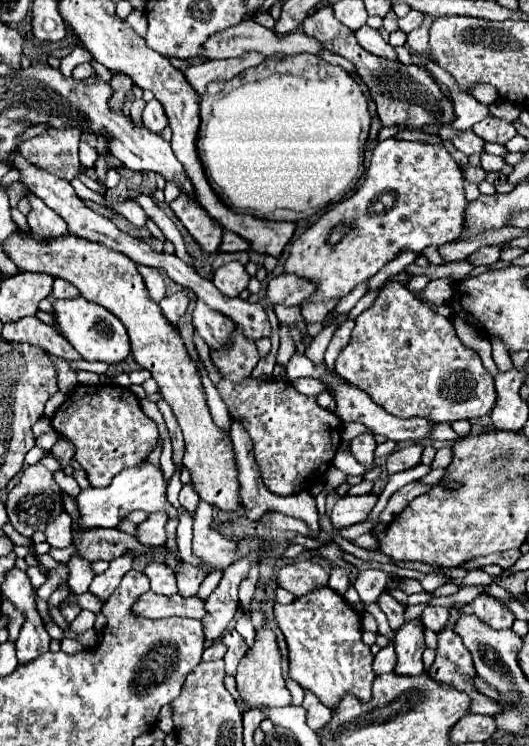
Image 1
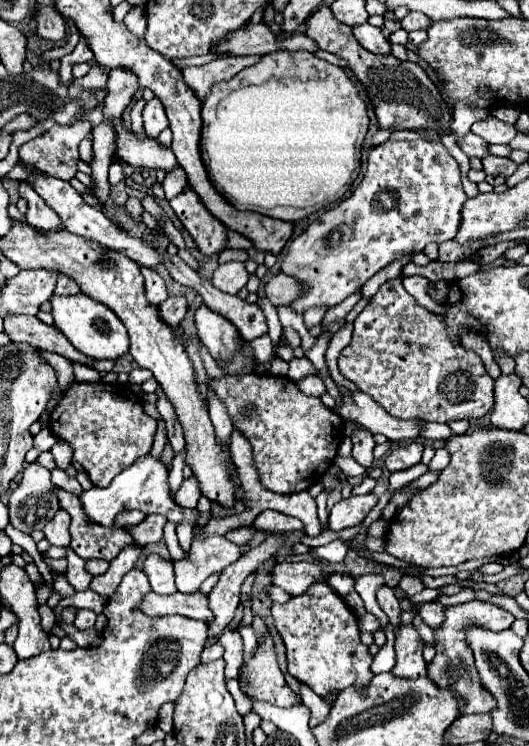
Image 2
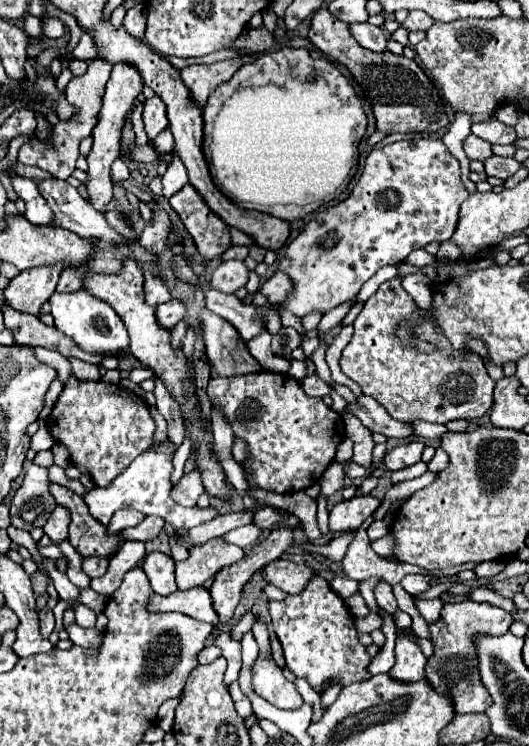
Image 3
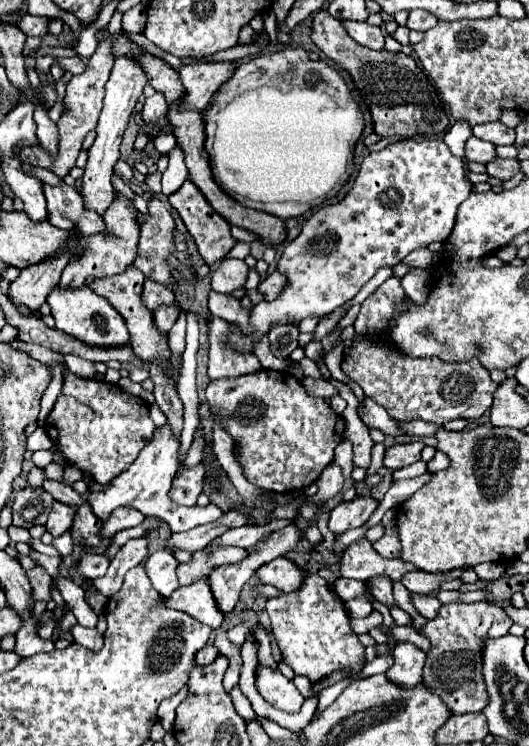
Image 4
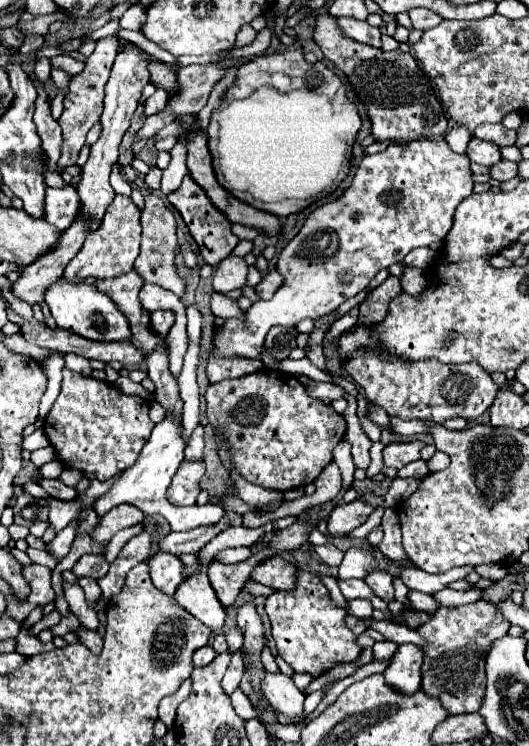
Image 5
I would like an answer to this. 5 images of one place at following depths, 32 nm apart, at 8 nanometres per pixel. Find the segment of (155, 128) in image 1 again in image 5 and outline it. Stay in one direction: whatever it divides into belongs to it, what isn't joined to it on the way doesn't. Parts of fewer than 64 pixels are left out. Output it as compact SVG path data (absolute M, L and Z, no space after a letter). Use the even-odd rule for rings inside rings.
M156 90L156 94L152 94L150 98L146 98L144 102L144 116L152 116L152 114L160 114L168 104L168 96L164 90Z

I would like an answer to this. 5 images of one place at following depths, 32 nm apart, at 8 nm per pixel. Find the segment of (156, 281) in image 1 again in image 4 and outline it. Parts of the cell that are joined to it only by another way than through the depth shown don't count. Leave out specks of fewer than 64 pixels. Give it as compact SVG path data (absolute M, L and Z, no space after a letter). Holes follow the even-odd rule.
M146 280L142 301L150 310L154 311L160 304L174 304L176 298L170 288L164 288L164 284L156 284L154 280Z

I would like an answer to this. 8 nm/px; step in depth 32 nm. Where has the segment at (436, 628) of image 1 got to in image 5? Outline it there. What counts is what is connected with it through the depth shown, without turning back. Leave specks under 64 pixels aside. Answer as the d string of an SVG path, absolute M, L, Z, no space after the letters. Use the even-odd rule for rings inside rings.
M412 590L412 592L408 594L408 600L410 600L410 604L412 604L414 610L424 612L424 614L430 614L430 616L434 616L434 612L440 608L440 604L434 600L434 596L424 594L424 592Z

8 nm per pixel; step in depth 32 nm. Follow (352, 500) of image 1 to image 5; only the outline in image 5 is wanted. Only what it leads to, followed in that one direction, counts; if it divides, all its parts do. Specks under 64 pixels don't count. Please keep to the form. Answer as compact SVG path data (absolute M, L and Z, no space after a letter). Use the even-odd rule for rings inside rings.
M364 500L338 504L328 518L328 530L330 534L346 534L364 524L372 512L374 512L372 504L364 504Z

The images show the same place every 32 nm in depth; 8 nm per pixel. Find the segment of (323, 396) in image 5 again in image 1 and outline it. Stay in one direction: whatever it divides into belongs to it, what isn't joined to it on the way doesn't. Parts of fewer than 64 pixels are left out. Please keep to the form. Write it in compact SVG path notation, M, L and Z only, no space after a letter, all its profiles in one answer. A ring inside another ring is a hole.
M300 378L300 380L290 380L290 384L302 392L302 394L308 394L308 396L318 396L320 392L324 392L324 386L322 382L314 380L314 378Z

